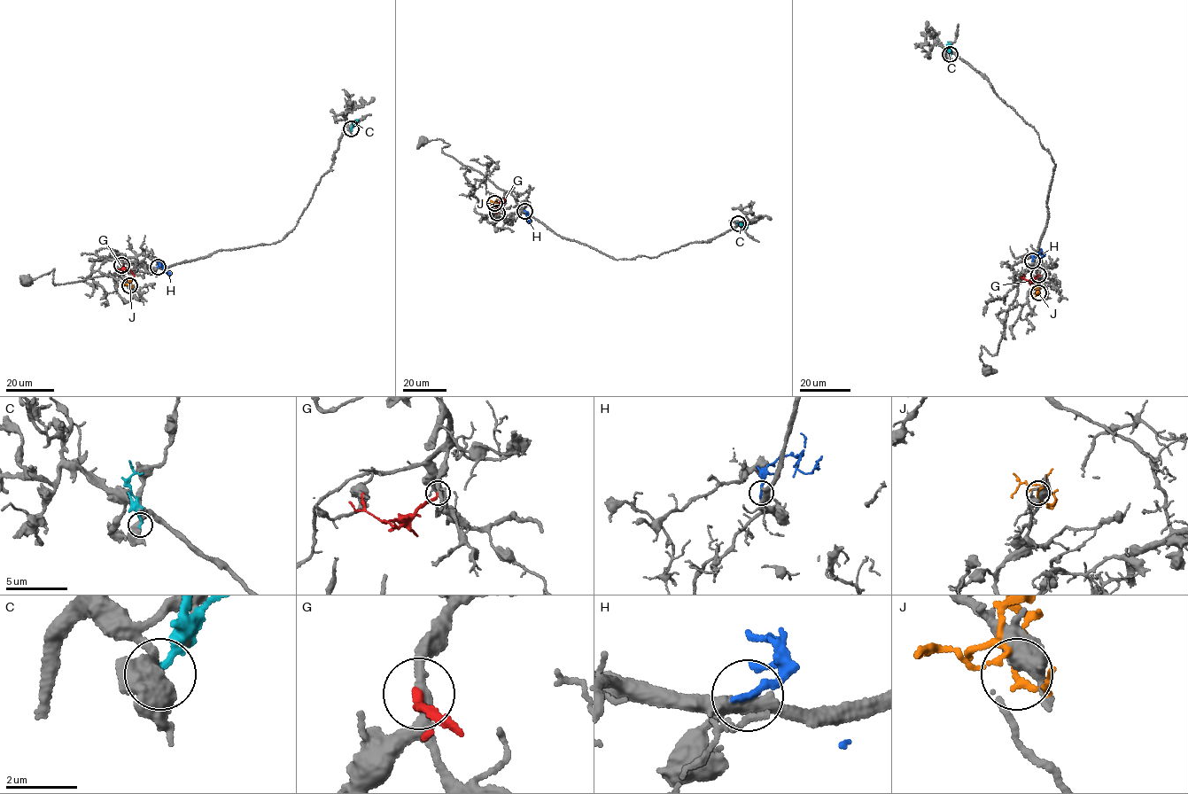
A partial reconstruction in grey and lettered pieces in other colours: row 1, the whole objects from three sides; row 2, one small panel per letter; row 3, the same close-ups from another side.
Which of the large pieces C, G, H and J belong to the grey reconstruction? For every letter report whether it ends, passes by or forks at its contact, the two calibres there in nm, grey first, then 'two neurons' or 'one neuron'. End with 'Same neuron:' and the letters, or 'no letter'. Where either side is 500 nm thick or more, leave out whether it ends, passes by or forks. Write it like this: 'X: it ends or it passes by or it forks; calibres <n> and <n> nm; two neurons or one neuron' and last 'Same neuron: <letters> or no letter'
C: it ends; calibres 420 and 240 nm; two neurons
G: it ends; calibres 320 and 240 nm; two neurons
H: it ends; calibres 360 and 200 nm; one neuron
J: it passes by; calibres 440 and 130 nm; two neurons
Same neuron: H

